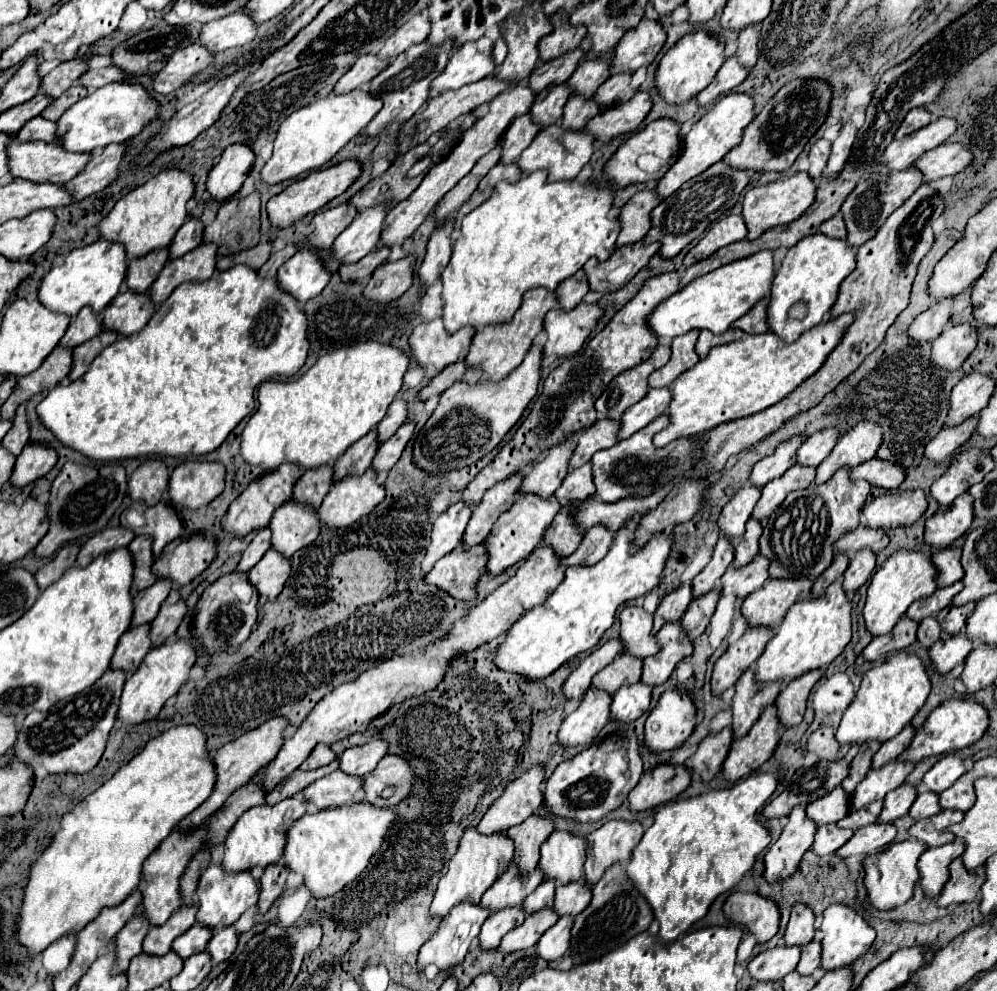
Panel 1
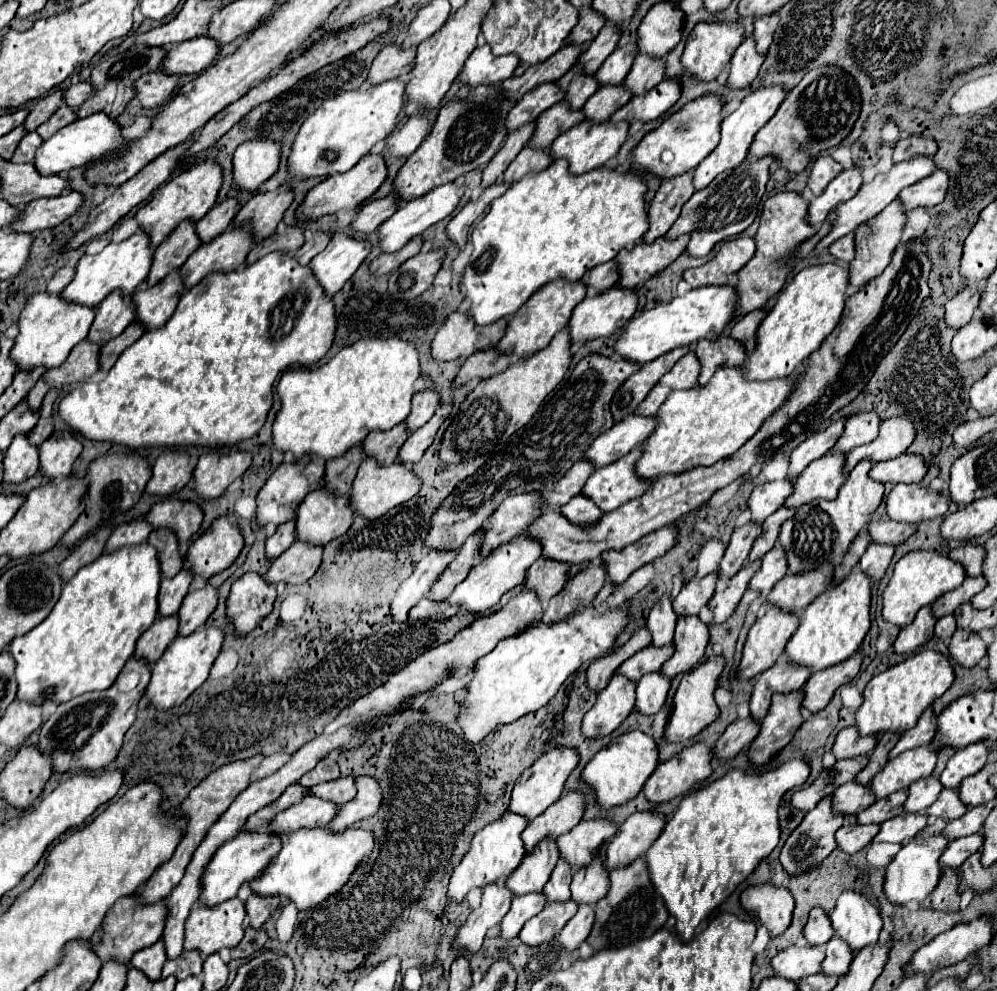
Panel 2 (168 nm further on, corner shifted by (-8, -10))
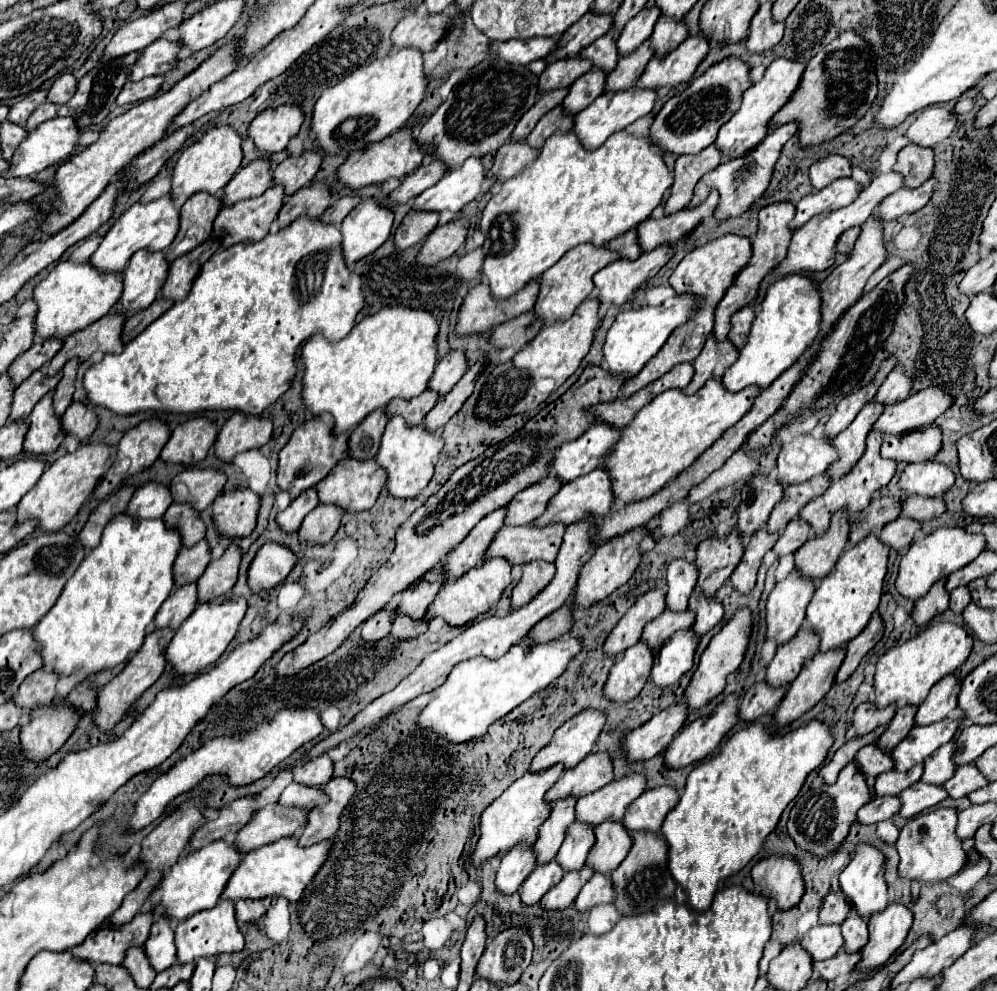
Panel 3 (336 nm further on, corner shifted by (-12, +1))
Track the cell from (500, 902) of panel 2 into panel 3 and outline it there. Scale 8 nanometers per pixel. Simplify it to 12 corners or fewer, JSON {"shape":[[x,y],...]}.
{"shape":[[510,849],[494,881],[504,895],[516,893],[534,867],[532,849]]}

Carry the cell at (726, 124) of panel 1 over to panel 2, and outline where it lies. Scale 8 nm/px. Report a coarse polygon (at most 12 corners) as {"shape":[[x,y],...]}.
{"shape":[[760,86],[722,122],[718,148],[694,170],[702,190],[746,160],[754,134],[786,98]]}

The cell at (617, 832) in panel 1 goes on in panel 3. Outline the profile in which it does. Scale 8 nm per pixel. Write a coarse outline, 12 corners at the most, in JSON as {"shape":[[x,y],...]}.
{"shape":[[672,787],[646,791],[626,809],[626,831],[658,833],[676,801]]}

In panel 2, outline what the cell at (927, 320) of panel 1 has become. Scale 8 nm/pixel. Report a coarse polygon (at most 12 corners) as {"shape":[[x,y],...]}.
{"shape":[[966,286],[946,302],[946,324],[968,324],[980,292]]}

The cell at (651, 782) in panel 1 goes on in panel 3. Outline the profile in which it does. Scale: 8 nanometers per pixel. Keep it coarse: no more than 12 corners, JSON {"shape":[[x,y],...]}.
{"shape":[[728,695],[710,717],[692,721],[664,751],[670,769],[712,755],[738,723]]}

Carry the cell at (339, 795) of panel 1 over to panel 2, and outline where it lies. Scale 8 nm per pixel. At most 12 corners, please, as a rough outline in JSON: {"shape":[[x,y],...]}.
{"shape":[[306,796],[272,818],[268,832],[326,828],[336,804]]}

